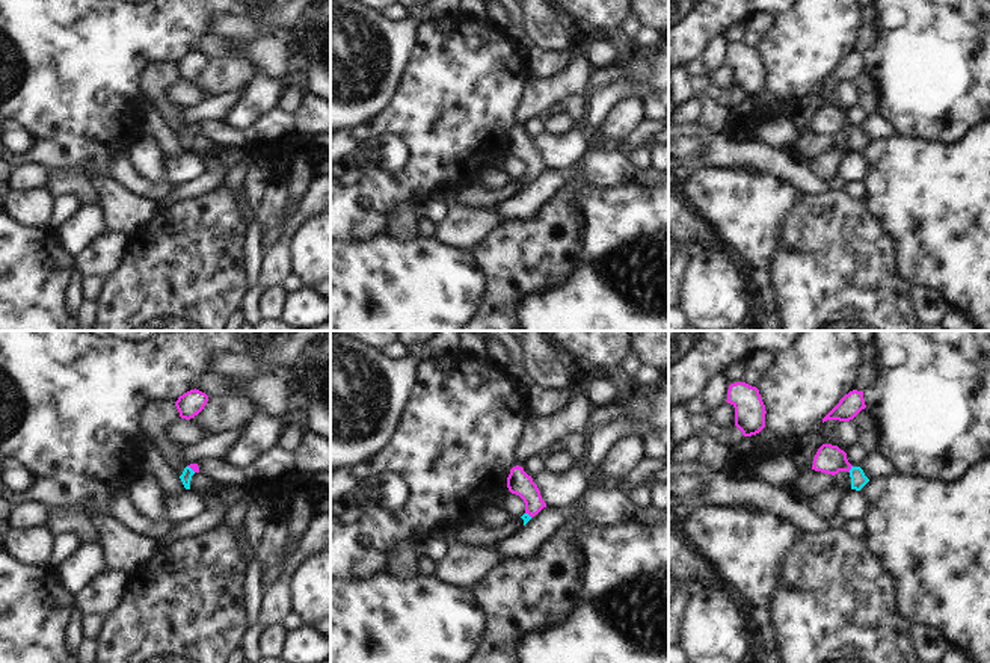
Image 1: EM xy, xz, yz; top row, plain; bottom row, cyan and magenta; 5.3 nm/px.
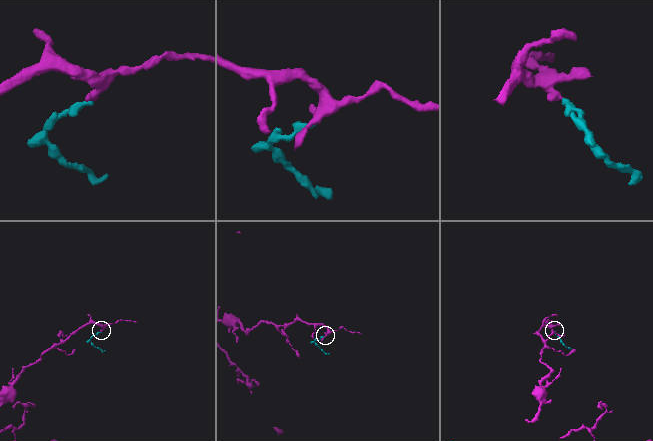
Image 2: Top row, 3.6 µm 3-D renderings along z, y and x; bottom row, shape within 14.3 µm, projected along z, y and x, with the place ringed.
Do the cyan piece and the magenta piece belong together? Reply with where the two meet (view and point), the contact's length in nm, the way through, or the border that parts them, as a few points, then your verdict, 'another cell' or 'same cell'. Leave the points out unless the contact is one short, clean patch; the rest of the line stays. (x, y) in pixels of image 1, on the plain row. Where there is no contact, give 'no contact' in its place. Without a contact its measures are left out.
meets cyan in yz at (851, 130); contact 40 nm long; runs through yz (856, 135), (851, 130), (830, 121); same cell

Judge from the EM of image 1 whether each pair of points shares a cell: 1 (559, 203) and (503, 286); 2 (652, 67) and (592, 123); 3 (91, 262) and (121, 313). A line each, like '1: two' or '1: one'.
1: one
2: one
3: two

